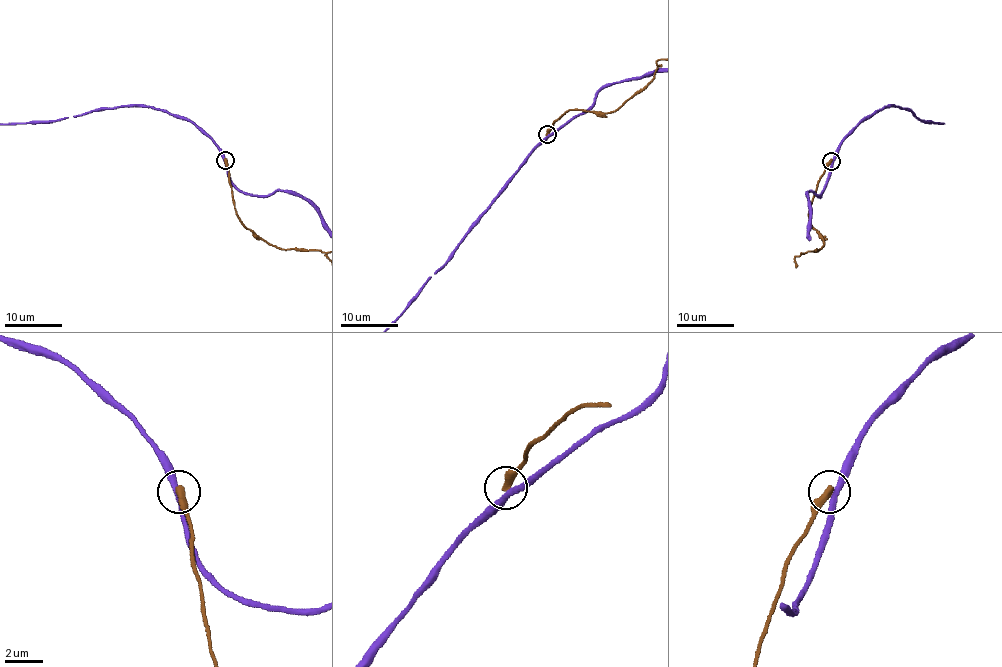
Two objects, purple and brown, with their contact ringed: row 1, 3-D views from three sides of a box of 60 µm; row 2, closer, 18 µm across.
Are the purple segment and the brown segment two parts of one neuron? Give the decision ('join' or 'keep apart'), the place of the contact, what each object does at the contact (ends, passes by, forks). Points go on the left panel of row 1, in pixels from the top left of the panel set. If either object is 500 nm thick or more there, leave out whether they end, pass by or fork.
keep apart; at (225, 160); purple passes by; brown ends there

